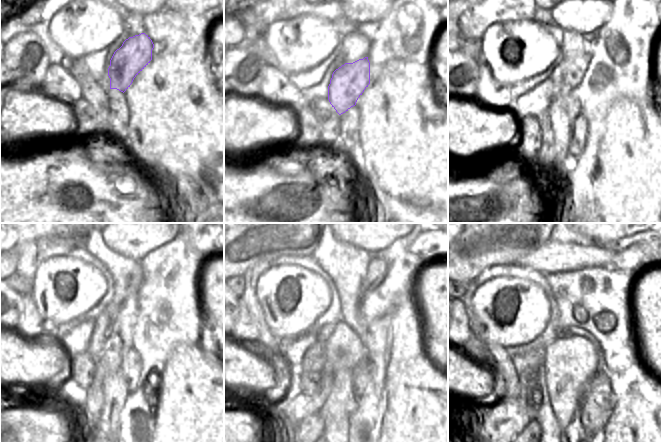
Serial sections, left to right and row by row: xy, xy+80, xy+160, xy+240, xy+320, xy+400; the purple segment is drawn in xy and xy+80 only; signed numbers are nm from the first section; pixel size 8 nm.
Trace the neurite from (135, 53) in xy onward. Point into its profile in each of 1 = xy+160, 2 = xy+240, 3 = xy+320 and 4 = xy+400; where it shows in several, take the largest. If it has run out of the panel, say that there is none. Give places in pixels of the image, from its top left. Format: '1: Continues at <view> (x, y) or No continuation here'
1: Continues at xy+160 (565, 107)
2: Continues at xy+240 (115, 390)
3: Continues at xy+320 (342, 404)
4: Continues at xy+400 (575, 426).

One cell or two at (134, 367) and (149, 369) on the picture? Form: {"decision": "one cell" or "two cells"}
{"decision": "two cells"}

